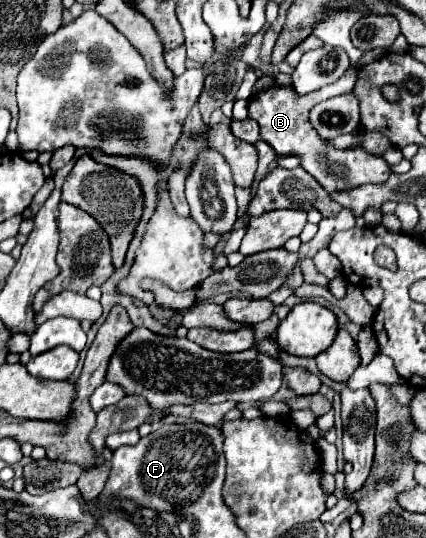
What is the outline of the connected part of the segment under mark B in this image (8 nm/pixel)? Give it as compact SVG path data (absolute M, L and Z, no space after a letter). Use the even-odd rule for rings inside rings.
M348 69L336 83L330 83L328 87L322 87L320 91L312 91L308 95L296 95L290 89L284 87L270 87L266 91L254 93L248 101L248 117L258 121L260 125L260 137L272 145L272 149L278 155L300 155L302 157L302 167L316 177L316 181L326 189L326 191L342 191L342 189L350 189L350 187L358 187L364 183L384 183L392 169L390 165L376 155L366 153L362 147L352 147L346 151L334 149L330 145L326 145L320 135L314 131L310 121L308 121L308 113L314 105L336 97L336 95L344 95L352 89L356 81L356 71Z

